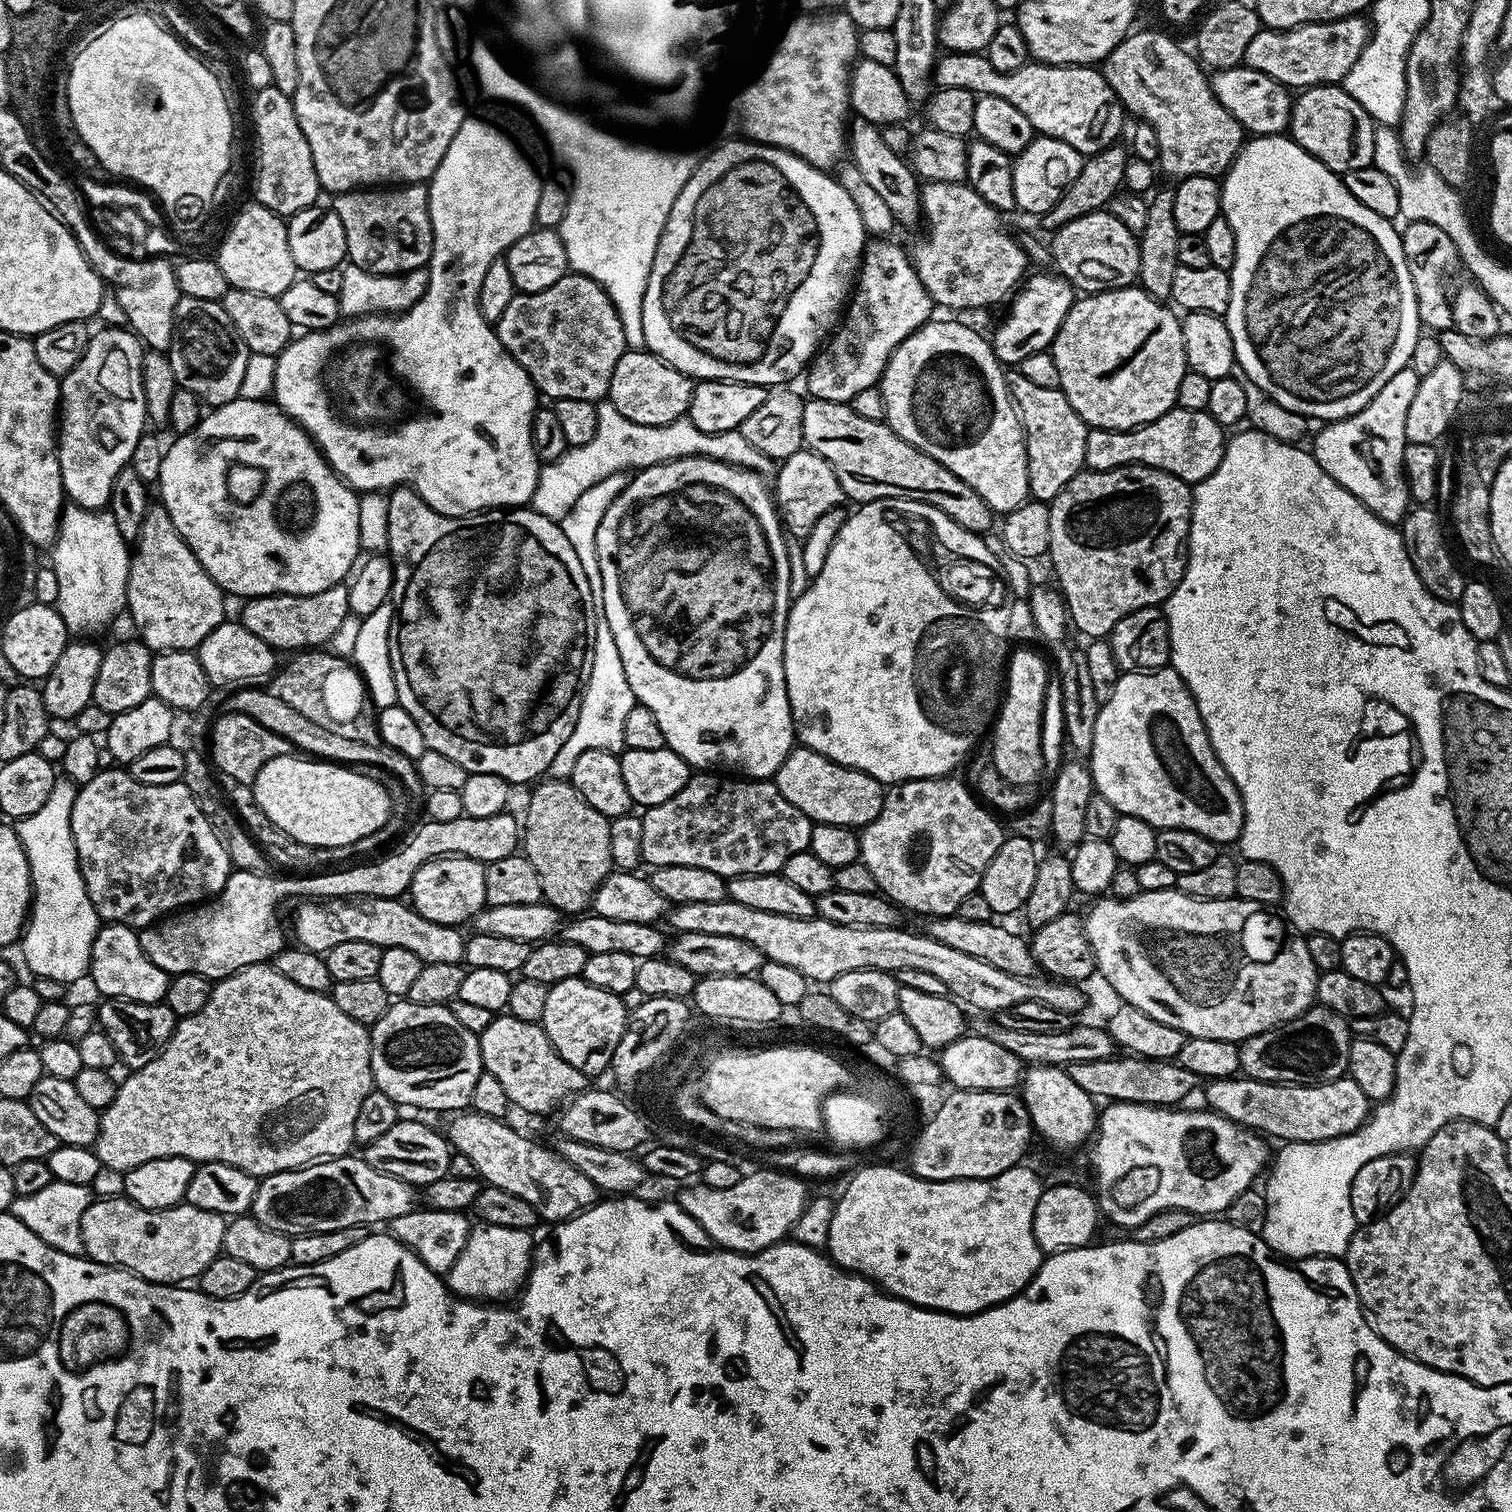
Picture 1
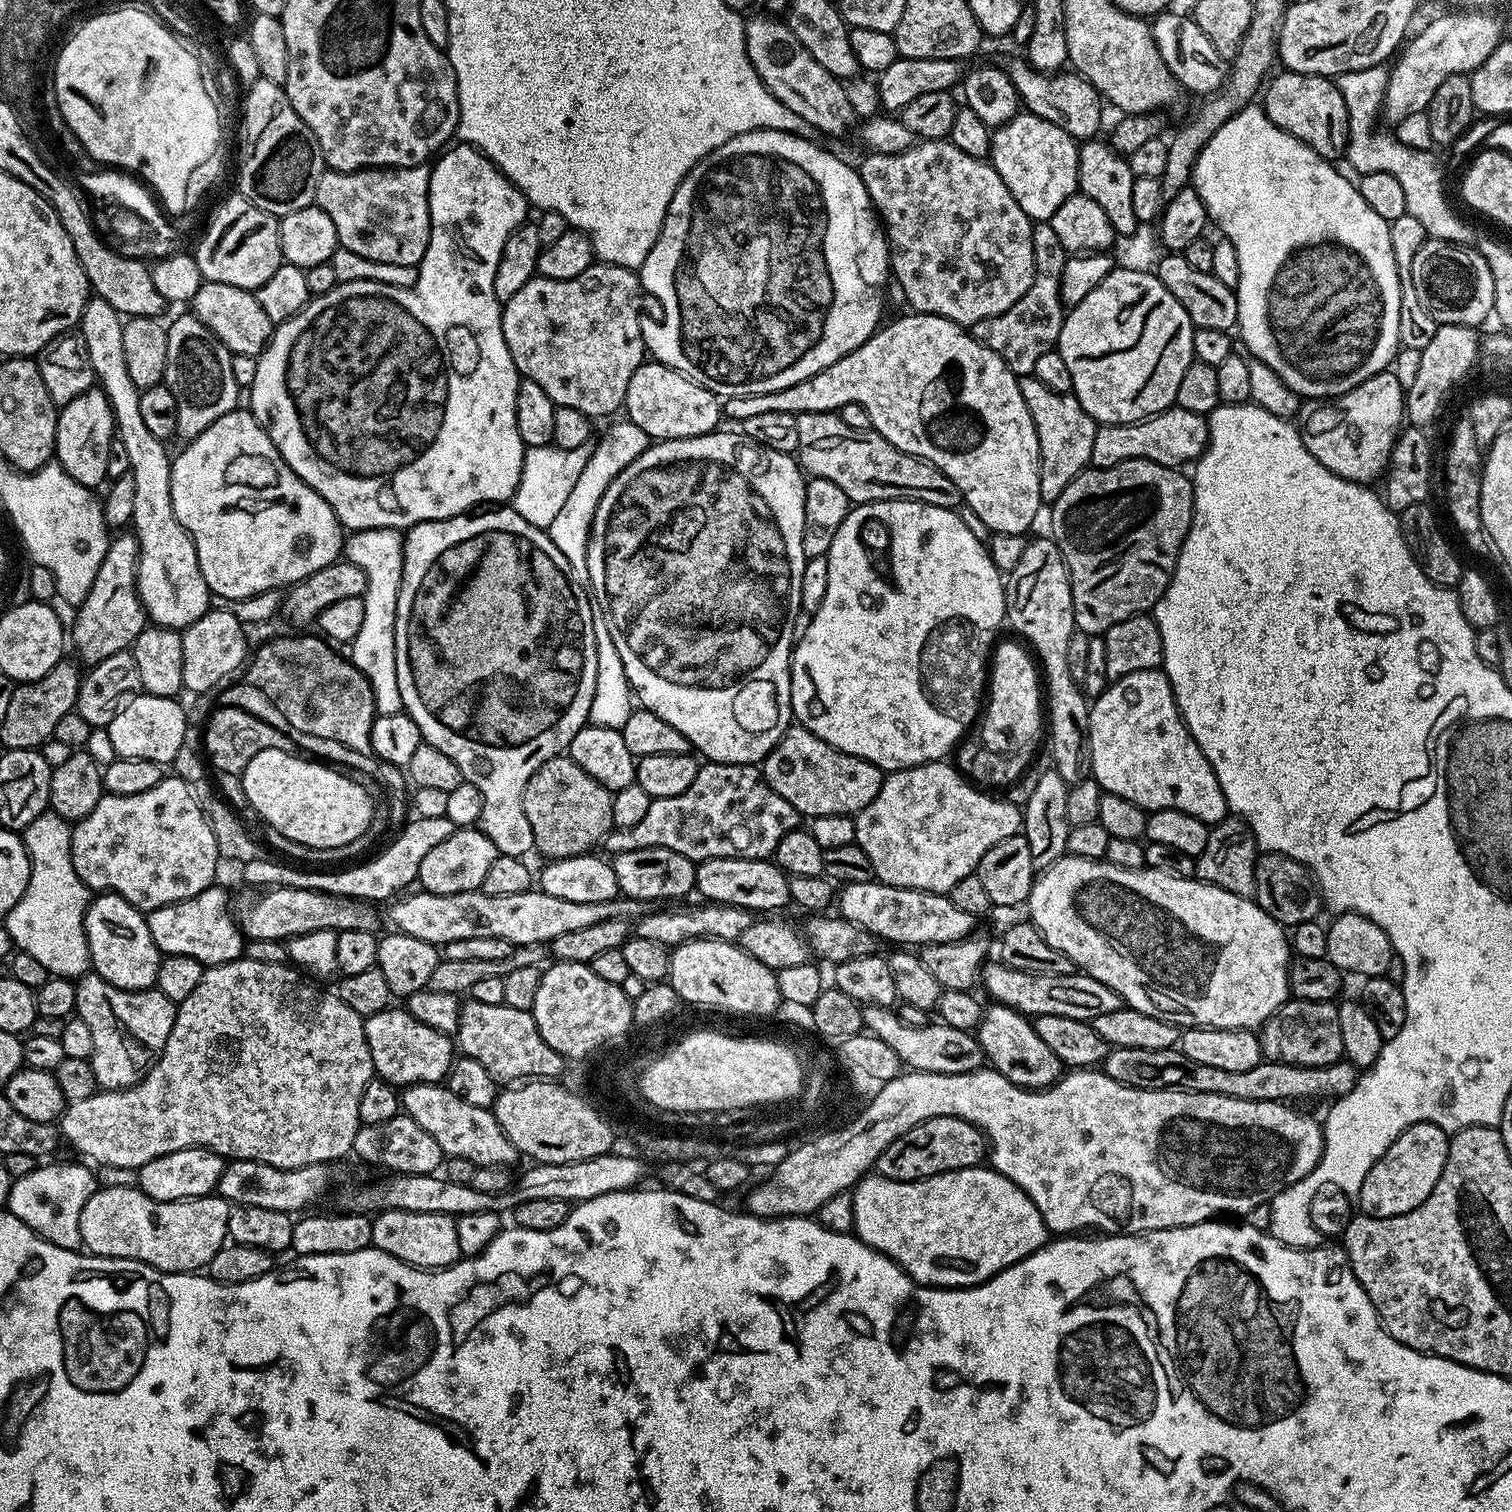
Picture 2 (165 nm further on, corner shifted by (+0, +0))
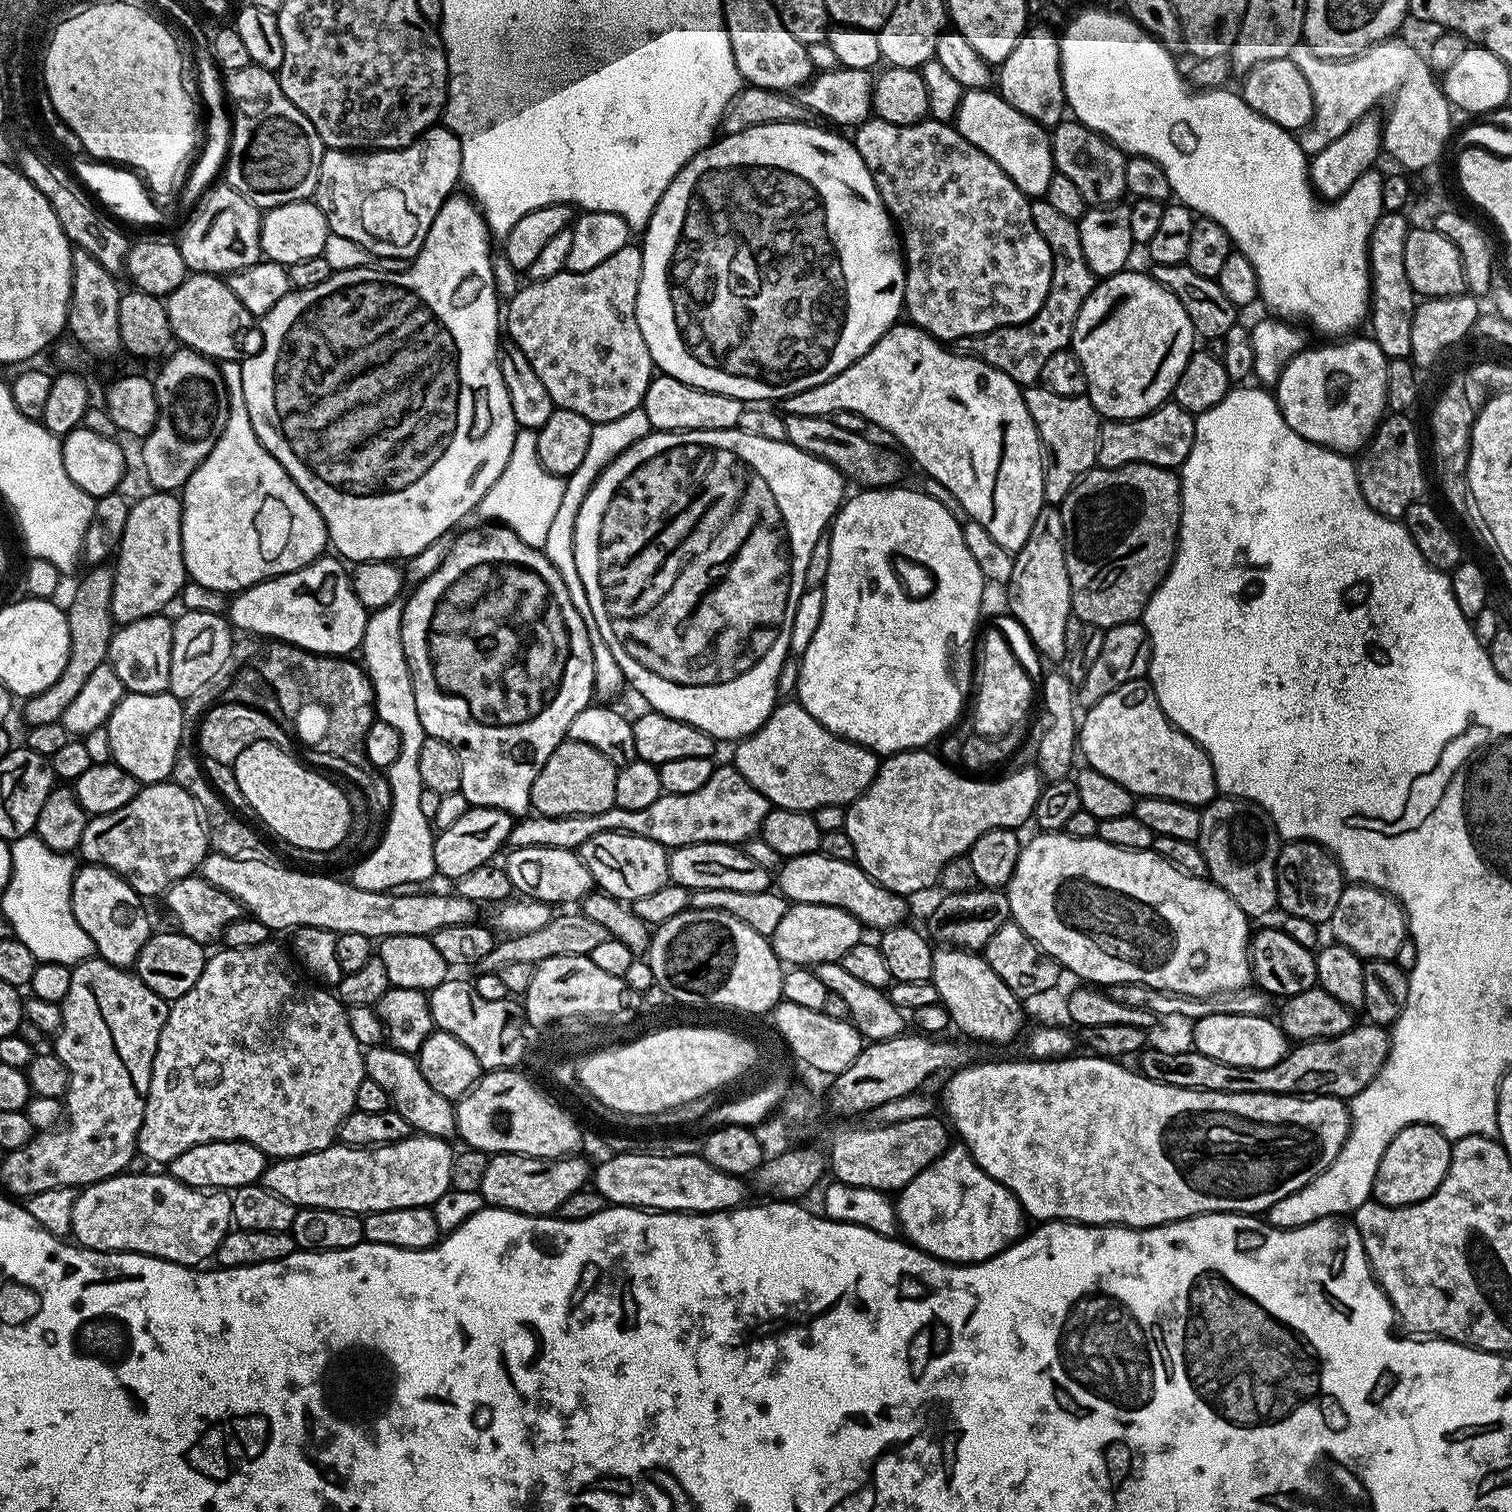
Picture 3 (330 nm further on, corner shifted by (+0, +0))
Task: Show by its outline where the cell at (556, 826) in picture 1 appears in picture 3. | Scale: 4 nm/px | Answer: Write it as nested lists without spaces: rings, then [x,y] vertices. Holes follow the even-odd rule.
[[[565,738],[554,754],[550,754],[546,766],[538,770],[538,778],[534,778],[531,811],[541,816],[589,816],[615,808],[617,771],[617,765],[612,764],[602,750],[586,746],[586,742]]]

